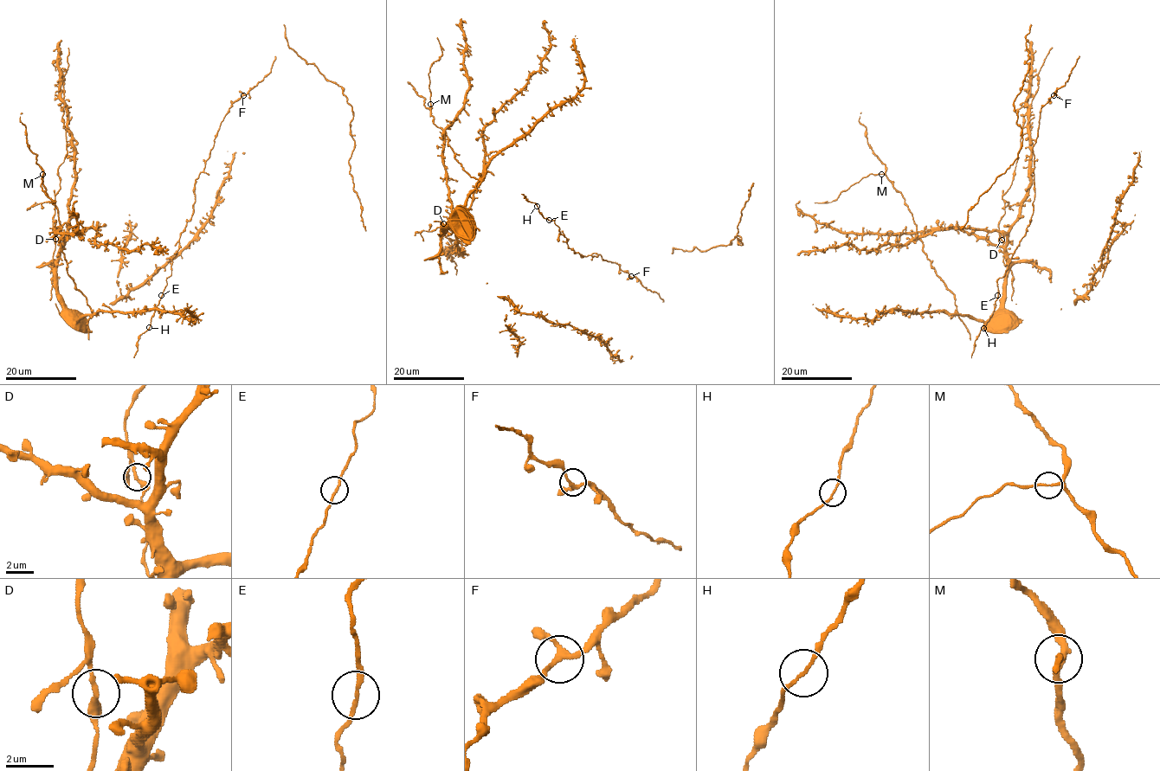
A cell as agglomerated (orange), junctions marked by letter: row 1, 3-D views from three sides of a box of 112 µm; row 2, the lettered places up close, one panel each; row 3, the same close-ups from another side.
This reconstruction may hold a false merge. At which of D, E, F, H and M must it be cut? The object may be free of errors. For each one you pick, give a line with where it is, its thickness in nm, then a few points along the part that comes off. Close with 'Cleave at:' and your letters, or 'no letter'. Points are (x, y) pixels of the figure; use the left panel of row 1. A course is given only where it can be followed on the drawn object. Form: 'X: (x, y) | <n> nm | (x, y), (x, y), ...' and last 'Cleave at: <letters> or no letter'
Cleave at: no letter

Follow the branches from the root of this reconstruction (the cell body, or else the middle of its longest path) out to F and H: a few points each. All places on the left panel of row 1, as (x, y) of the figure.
F: (162, 295), (180, 234), (193, 214), (194, 183), (221, 122), (243, 95)
H: (162, 295), (149, 327)

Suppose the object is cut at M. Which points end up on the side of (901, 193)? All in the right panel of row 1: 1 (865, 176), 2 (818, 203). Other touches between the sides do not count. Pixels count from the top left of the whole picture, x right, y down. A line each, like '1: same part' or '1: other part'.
1: other part
2: other part

